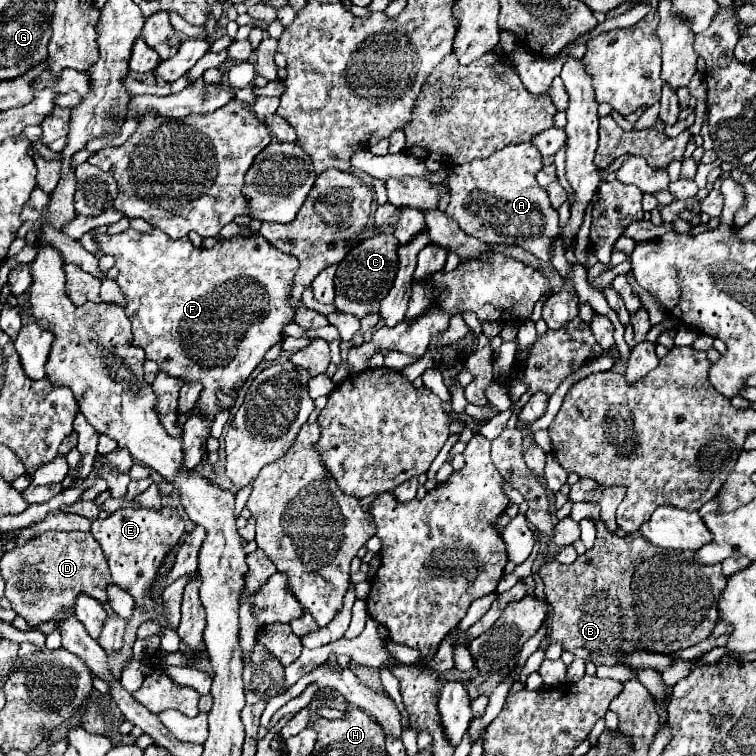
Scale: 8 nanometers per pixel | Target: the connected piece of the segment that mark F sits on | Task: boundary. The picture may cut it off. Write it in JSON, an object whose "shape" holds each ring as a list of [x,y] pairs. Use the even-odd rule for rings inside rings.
{"shape":[[[128,229],[128,231],[124,231],[124,233],[112,235],[112,237],[110,237],[110,235],[96,235],[96,233],[92,231],[92,235],[96,237],[96,241],[98,241],[98,245],[100,245],[100,251],[104,251],[104,253],[116,257],[116,267],[118,267],[118,271],[120,271],[118,277],[116,277],[116,283],[118,283],[120,291],[124,293],[124,297],[126,297],[126,315],[128,315],[128,319],[132,321],[134,345],[142,347],[142,349],[146,351],[146,359],[156,361],[156,363],[160,365],[160,371],[162,371],[162,373],[168,373],[170,377],[180,377],[180,379],[186,381],[186,383],[198,381],[198,383],[204,385],[204,389],[202,389],[202,393],[200,393],[200,399],[198,399],[198,405],[196,405],[196,409],[202,411],[202,417],[190,417],[190,419],[186,421],[186,425],[184,425],[184,437],[182,437],[182,439],[184,439],[184,441],[182,441],[182,443],[184,443],[184,445],[182,445],[182,453],[184,453],[182,467],[184,467],[184,469],[194,469],[194,467],[200,463],[200,459],[202,459],[202,445],[204,445],[204,441],[206,441],[208,435],[210,435],[210,433],[208,433],[208,427],[212,425],[214,415],[220,411],[218,399],[216,399],[216,391],[218,391],[218,389],[230,391],[230,389],[234,389],[234,387],[240,387],[240,385],[250,377],[250,373],[256,369],[256,365],[262,361],[264,353],[266,353],[272,345],[276,345],[276,343],[282,339],[282,327],[288,325],[288,323],[294,319],[294,311],[290,309],[288,297],[290,297],[290,291],[292,291],[292,279],[294,279],[296,269],[298,269],[300,263],[296,261],[296,257],[290,257],[290,255],[286,255],[286,253],[280,253],[276,247],[268,245],[268,241],[264,241],[264,237],[260,237],[260,235],[250,237],[250,239],[236,235],[236,237],[224,239],[222,243],[214,245],[211,249],[194,247],[188,237],[178,239],[178,241],[172,241],[172,239],[170,239],[164,231],[160,231],[160,229],[152,229],[150,233],[142,233],[142,231]]]}

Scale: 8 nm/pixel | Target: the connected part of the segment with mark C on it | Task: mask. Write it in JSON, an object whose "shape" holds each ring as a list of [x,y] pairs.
{"shape":[[[378,233],[362,243],[354,245],[348,253],[348,257],[338,265],[336,269],[336,309],[342,313],[350,313],[358,319],[366,315],[376,315],[380,297],[392,289],[392,281],[396,277],[398,269],[398,241],[394,235],[388,233]]]}

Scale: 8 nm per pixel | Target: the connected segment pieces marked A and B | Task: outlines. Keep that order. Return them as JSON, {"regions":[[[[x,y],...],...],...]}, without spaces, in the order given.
{"regions":[[[[532,143],[508,145],[502,151],[492,153],[488,159],[456,165],[446,181],[452,193],[446,215],[458,221],[464,233],[482,243],[518,245],[548,263],[552,259],[552,241],[560,237],[560,225],[546,189],[536,183],[534,175],[540,169],[542,155]]],[[[596,506],[591,514],[587,514],[598,523],[596,543],[590,551],[580,555],[572,565],[562,565],[555,560],[540,567],[546,601],[552,607],[548,639],[552,643],[560,641],[566,651],[574,653],[574,657],[590,661],[596,667],[614,665],[620,655],[634,653],[638,643],[642,643],[644,649],[656,653],[672,653],[704,641],[720,617],[716,605],[726,585],[720,565],[702,565],[696,561],[692,551],[672,552],[654,546],[649,541],[645,551],[636,551],[636,539],[644,539],[641,533],[636,531],[624,537],[612,535],[602,525],[599,513],[600,508]]]]}

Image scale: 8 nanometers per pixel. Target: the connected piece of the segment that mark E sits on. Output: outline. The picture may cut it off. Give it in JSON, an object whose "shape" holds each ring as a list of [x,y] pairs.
{"shape":[[[128,507],[118,509],[106,519],[92,521],[92,535],[102,545],[104,557],[108,559],[112,581],[126,589],[136,605],[144,605],[148,611],[154,609],[154,601],[150,597],[150,587],[156,579],[156,571],[162,565],[166,553],[180,543],[184,535],[184,521],[178,511],[172,507],[162,509],[146,509],[146,507]]]}

